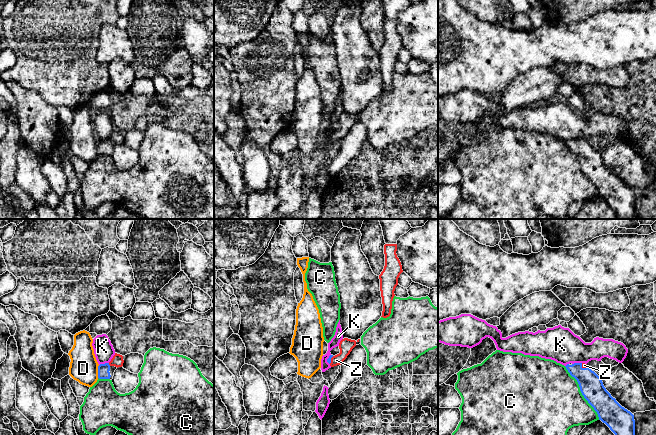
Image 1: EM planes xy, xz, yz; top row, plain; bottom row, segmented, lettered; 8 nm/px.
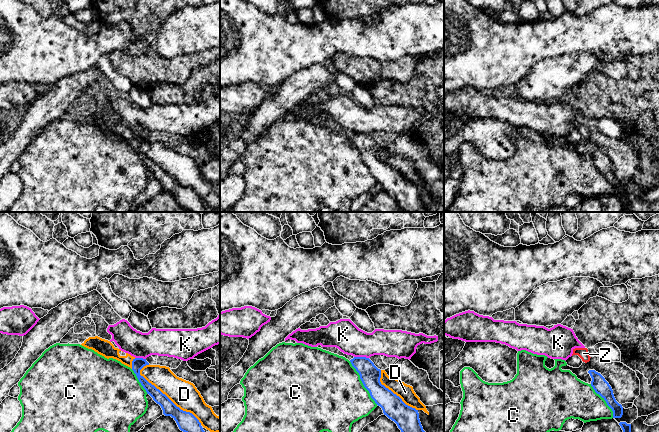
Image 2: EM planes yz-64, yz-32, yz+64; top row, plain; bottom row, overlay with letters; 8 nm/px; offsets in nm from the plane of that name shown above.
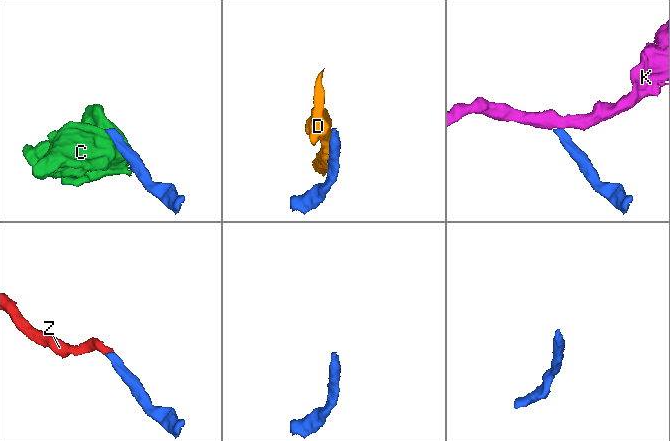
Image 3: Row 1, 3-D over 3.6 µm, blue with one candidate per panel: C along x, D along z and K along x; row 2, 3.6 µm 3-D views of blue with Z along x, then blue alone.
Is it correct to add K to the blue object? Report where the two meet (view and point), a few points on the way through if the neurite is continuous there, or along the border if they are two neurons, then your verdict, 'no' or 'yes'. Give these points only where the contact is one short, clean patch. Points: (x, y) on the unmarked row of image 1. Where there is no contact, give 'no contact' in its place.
contact xy (103, 140); border xy (108, 138), (99, 141); no

